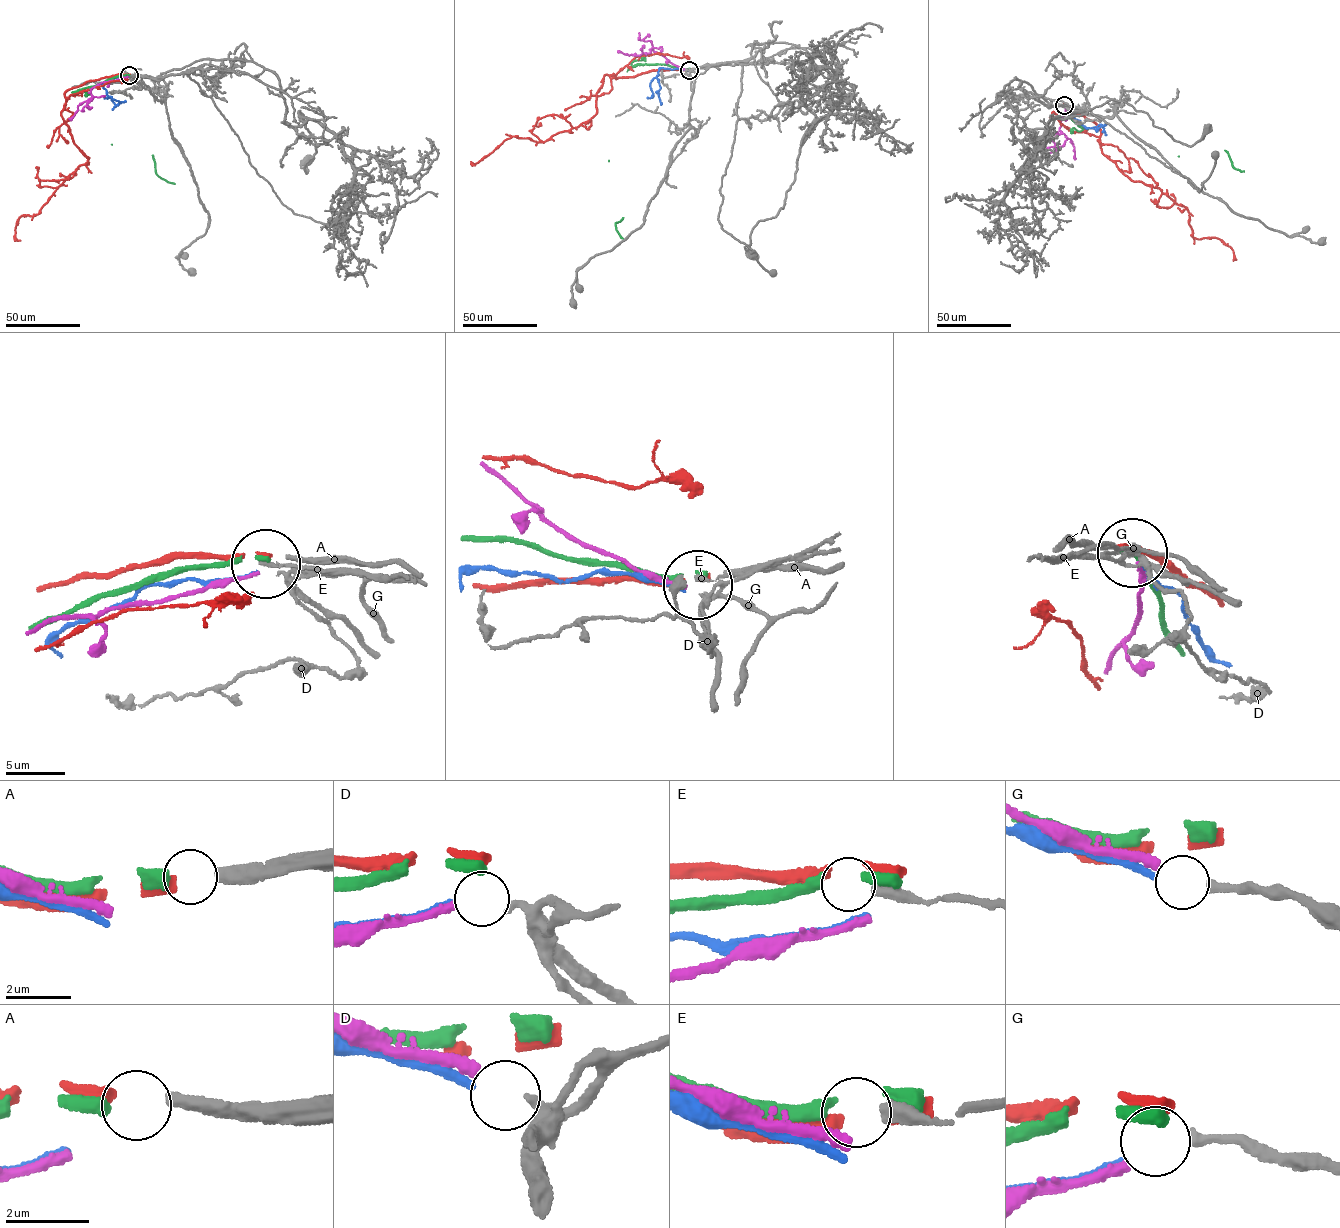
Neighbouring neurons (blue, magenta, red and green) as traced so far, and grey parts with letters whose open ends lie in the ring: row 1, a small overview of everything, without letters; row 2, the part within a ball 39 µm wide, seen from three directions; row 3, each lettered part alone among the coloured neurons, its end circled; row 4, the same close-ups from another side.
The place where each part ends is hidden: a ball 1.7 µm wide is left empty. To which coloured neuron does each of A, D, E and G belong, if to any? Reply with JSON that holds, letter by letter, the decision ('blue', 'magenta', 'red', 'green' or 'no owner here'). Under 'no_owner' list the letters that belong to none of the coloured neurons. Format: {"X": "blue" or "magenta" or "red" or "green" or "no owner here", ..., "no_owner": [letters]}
{"A": "red", "D": "magenta", "E": "no owner here", "G": "blue", "no_owner": ["E"]}

